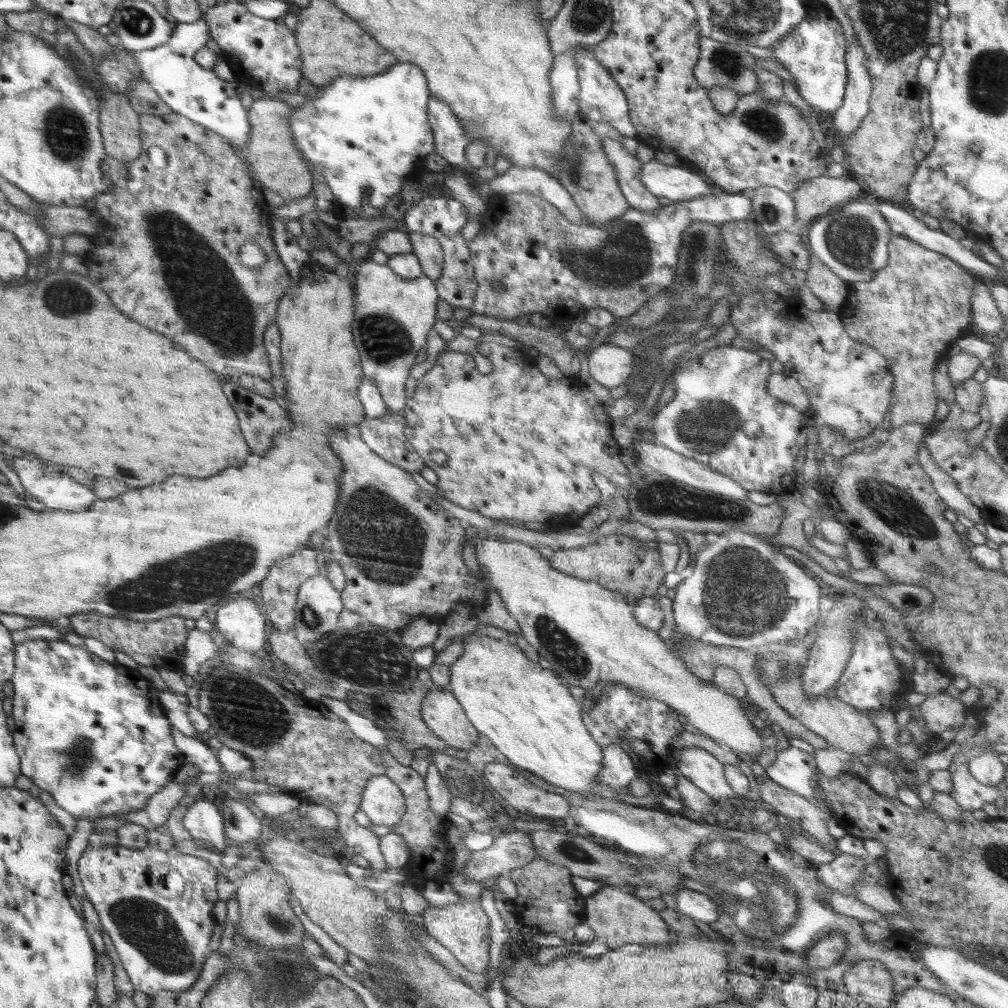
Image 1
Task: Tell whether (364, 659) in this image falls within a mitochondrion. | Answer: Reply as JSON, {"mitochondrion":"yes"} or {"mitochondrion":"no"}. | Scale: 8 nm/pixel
{"mitochondrion":"yes"}

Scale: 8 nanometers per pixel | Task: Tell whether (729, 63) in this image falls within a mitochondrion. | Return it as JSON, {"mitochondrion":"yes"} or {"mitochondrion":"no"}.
{"mitochondrion":"yes"}

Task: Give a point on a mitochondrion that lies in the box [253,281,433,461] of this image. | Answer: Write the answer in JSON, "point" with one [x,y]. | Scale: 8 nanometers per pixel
{"point":[385,340]}

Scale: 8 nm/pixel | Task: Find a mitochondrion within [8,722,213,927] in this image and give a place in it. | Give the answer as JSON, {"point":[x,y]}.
{"point":[77,760]}

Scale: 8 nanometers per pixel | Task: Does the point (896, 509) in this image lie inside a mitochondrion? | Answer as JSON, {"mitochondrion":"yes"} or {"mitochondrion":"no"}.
{"mitochondrion":"yes"}

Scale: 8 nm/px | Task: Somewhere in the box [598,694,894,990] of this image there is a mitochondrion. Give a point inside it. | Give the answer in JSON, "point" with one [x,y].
{"point":[735,868]}

